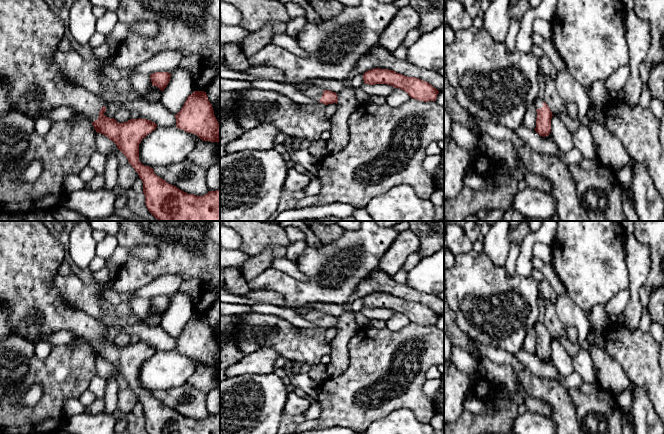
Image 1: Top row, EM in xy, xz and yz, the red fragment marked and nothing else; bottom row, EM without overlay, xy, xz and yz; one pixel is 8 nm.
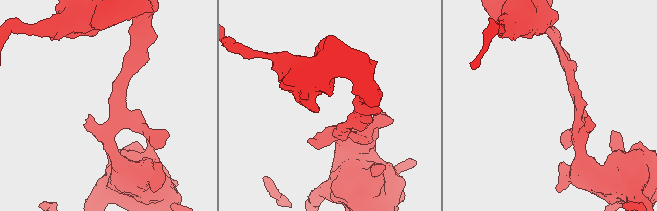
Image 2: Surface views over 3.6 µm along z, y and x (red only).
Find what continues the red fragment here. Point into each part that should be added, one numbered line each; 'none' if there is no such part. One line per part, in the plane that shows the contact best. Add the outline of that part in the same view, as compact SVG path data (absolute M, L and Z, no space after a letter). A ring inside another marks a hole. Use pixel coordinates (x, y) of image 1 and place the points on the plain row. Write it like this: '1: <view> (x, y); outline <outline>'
1: xy (30, 255); outline M0 221L0 306L10 308L10 328L34 344L40 341L42 336L67 330L94 346L99 342L100 333L106 329L106 325L83 311L74 310L53 286L54 274L63 267L64 258L63 245L42 221Z

